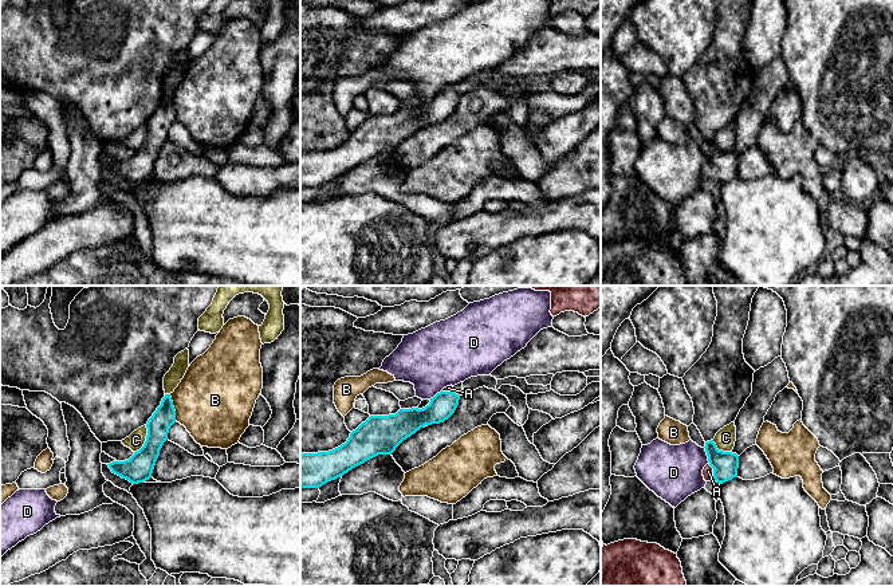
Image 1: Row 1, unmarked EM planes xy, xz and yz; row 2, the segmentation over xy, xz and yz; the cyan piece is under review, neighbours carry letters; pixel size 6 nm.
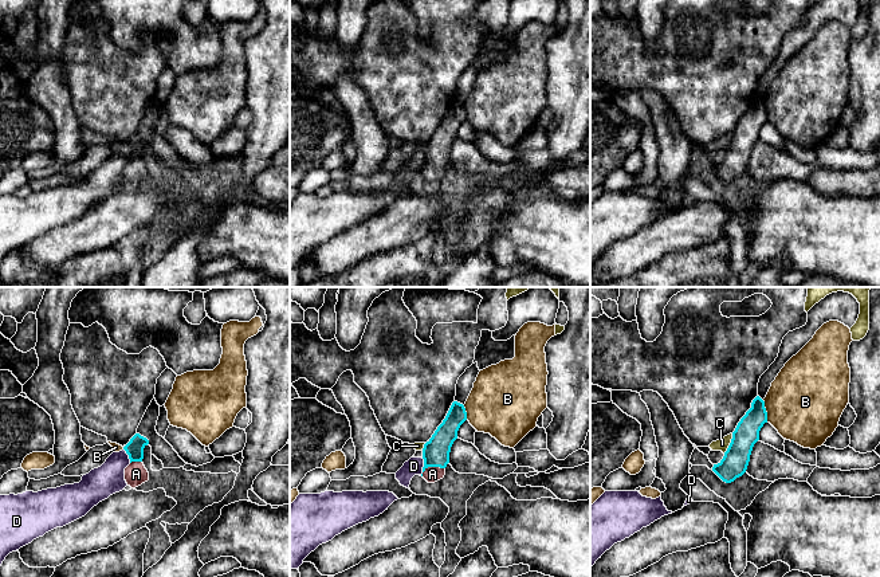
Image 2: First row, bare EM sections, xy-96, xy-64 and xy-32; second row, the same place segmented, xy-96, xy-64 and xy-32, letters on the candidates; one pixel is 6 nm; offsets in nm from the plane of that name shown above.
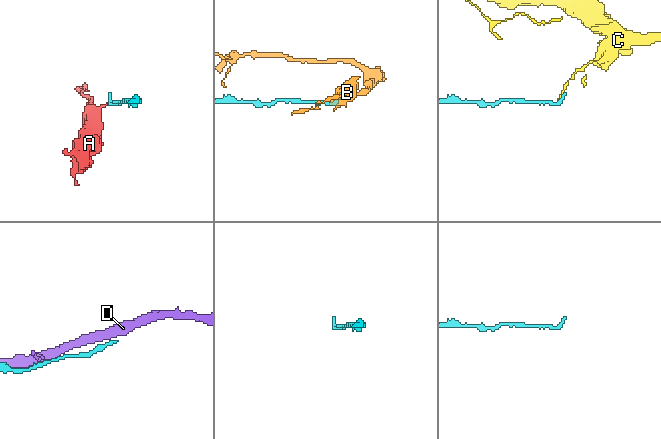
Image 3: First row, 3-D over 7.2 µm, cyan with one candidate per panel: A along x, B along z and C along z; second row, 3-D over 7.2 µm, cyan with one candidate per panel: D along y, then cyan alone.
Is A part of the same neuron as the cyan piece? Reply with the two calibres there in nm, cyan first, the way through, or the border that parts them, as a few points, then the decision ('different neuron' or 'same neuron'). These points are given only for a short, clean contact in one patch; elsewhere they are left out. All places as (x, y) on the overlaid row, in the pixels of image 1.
150/60 nm | across yz (724, 464), (713, 472), (708, 471) | same neuron

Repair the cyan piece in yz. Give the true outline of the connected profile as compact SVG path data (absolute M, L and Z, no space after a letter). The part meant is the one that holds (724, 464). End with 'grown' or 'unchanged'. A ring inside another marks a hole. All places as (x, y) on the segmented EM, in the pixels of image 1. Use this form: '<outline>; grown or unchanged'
M713 440L705 443L708 464L703 469L705 481L716 480L723 484L737 477L739 456L732 452L719 451Z; grown

